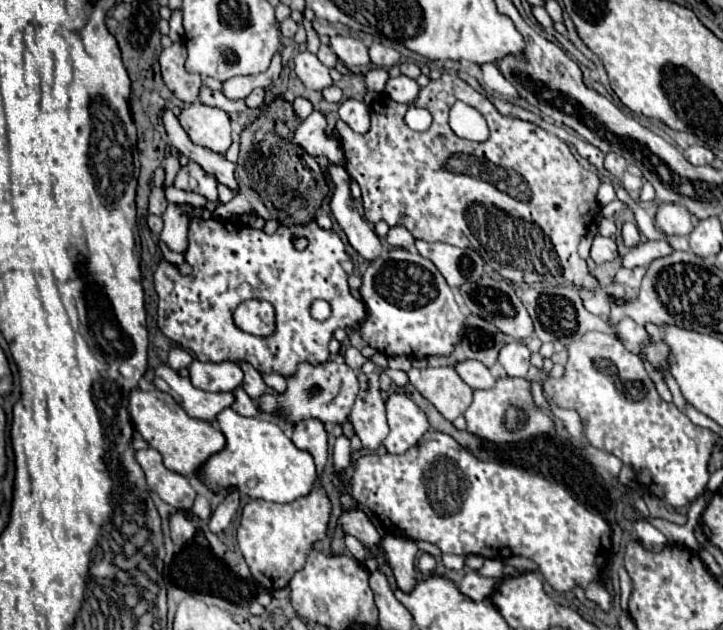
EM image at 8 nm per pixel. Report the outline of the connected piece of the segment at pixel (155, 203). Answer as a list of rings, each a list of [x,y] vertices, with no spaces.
[[[153,188],[149,196],[149,212],[155,216],[163,216],[165,208],[167,208],[167,198],[163,194],[163,188]]]

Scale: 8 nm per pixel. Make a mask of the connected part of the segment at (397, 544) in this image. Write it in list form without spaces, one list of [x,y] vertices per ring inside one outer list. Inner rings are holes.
[[[385,536],[379,544],[385,552],[385,562],[391,566],[397,586],[401,590],[411,590],[417,580],[415,572],[415,552],[417,546],[415,542],[407,538],[395,538],[395,536]]]

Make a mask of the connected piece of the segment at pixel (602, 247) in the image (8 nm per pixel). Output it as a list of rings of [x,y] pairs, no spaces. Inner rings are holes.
[[[595,236],[593,246],[591,246],[591,258],[595,264],[605,264],[605,262],[613,262],[619,258],[617,252],[617,244],[611,238],[603,238],[603,236]]]

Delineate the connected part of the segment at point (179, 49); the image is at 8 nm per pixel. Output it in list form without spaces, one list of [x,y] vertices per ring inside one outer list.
[[[175,42],[173,46],[165,48],[161,52],[161,74],[167,88],[185,102],[187,106],[199,100],[199,90],[201,90],[201,76],[199,74],[189,74],[183,64],[187,58],[187,50],[181,42]]]

